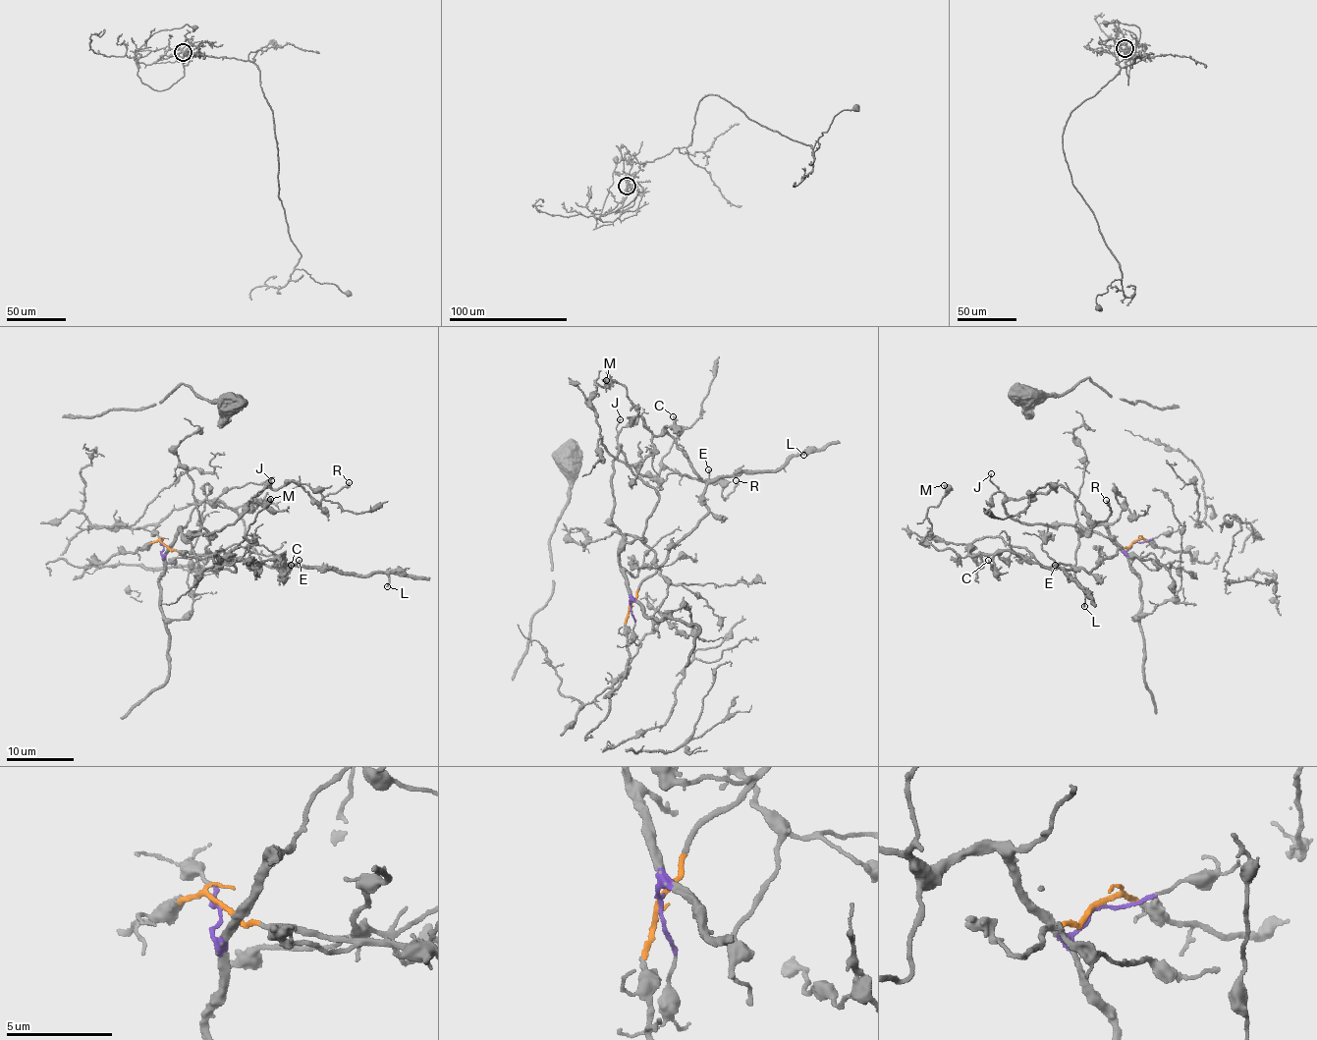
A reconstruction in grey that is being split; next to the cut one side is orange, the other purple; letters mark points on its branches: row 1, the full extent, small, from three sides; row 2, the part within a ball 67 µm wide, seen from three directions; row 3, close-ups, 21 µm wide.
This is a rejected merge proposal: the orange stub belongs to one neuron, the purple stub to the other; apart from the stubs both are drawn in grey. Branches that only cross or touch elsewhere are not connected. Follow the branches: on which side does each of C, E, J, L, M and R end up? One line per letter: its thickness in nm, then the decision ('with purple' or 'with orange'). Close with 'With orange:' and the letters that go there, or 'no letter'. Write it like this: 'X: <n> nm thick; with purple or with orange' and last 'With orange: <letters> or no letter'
C: 140 nm thick; with orange
E: 120 nm thick; with orange
J: 150 nm thick; with purple
L: 160 nm thick; with orange
M: 500 nm thick; with purple
R: 280 nm thick; with purple
With orange: C, E, L

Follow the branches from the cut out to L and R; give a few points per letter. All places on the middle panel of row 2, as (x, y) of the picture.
L: (630, 605), (637, 587), (707, 511), (704, 489), (709, 483), (744, 471), (781, 468), (803, 454)
R: (630, 607), (621, 533), (611, 520), (617, 451), (643, 475), (672, 468), (716, 481), (727, 498), (737, 480)

